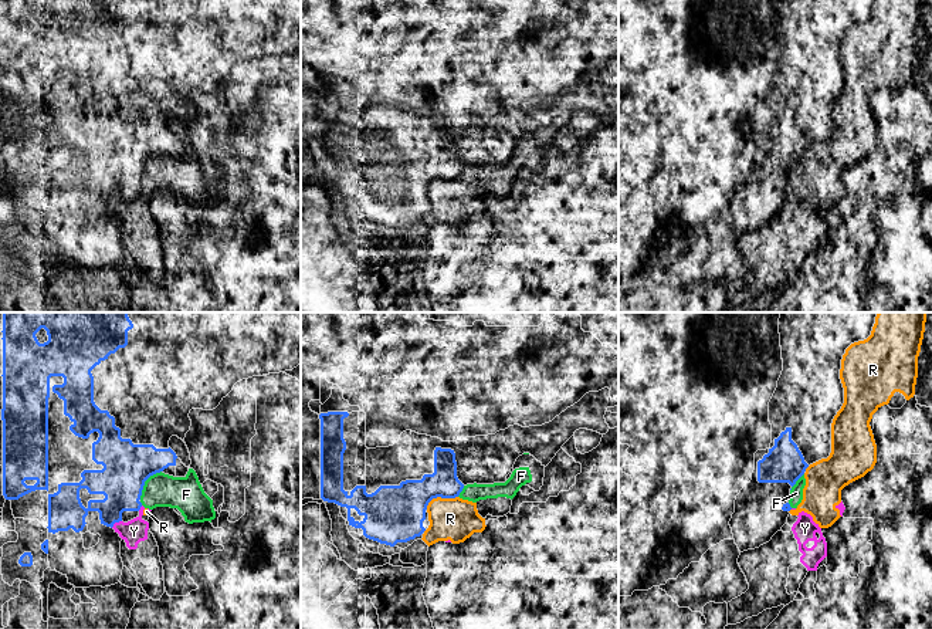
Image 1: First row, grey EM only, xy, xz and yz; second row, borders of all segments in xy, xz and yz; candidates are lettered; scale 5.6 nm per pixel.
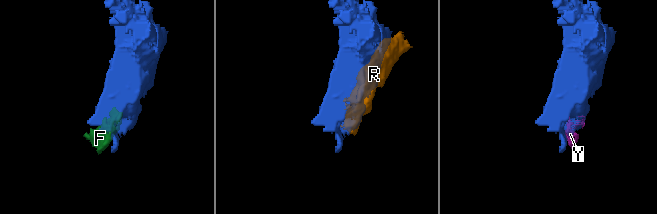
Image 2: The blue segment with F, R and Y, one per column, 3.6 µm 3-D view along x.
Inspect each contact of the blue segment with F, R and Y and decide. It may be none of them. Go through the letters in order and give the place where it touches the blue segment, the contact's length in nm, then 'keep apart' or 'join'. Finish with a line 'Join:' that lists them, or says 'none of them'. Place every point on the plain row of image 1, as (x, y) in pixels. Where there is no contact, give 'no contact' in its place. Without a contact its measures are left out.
F: contact xy (143, 165); length 200 nm; keep apart
R: contact xz (440, 178); length 200 nm; keep apart
Y: contact xy (115, 203); length 80 nm; keep apart
Join: none of them

